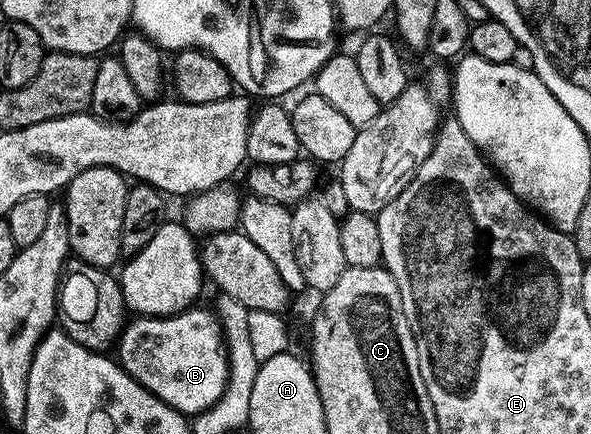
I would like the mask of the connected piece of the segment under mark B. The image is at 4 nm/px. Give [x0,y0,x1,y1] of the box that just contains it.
[116,307,229,415]

